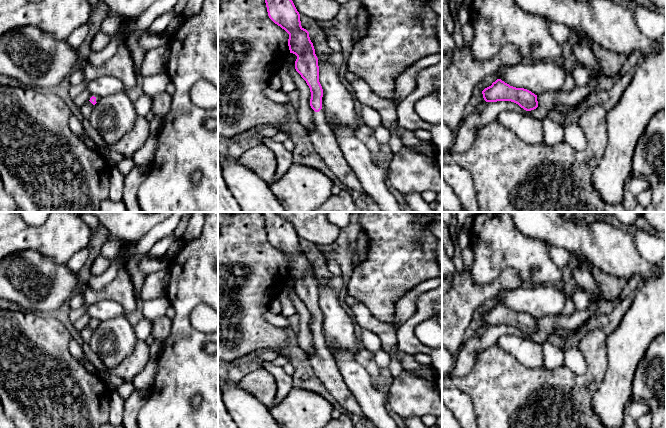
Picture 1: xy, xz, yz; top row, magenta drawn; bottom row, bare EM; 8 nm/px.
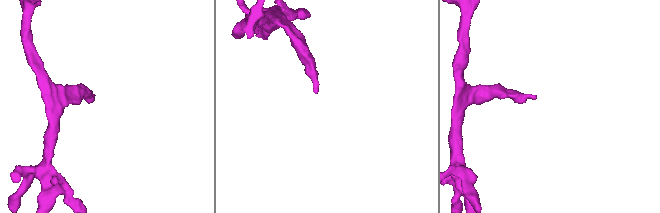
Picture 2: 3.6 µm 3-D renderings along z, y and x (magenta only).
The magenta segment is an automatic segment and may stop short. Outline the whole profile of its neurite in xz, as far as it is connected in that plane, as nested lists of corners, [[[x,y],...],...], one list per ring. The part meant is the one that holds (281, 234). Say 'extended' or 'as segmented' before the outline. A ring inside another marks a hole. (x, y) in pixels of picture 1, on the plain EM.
extended; [[[275,212],[261,213],[265,217],[265,227],[268,240],[275,248],[280,250],[289,258],[288,270],[290,277],[293,277],[297,280],[297,283],[295,285],[295,293],[306,305],[307,309],[310,312],[310,330],[315,335],[315,338],[313,341],[314,351],[309,358],[316,377],[322,382],[324,387],[333,396],[337,406],[341,410],[345,410],[351,414],[364,418],[365,416],[363,415],[360,404],[346,385],[341,373],[336,366],[335,359],[329,348],[326,346],[325,340],[321,334],[323,313],[319,306],[318,282],[315,278],[313,267],[310,264],[309,256],[301,250],[299,236],[297,235],[293,225],[288,220],[282,218],[280,215],[276,214]]]

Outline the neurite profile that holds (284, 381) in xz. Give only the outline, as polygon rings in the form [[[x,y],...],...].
[[[264,362],[265,370],[270,372],[277,382],[277,392],[274,400],[274,405],[279,404],[293,388],[292,376],[288,375],[283,367],[273,365],[271,362]]]

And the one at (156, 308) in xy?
[[[167,297],[157,298],[144,302],[142,306],[142,313],[144,318],[151,321],[161,318],[166,315],[166,310],[170,306],[170,302]]]

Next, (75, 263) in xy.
[[[85,247],[70,258],[66,265],[72,272],[78,273],[87,262],[88,256],[89,251],[88,248]]]

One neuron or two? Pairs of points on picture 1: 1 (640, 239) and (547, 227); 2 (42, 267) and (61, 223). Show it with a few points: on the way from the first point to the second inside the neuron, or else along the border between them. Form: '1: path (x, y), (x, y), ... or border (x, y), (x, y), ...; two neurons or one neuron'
1: border (632, 236), (637, 252), (644, 259); two neurons
2: border (23, 251), (36, 250), (56, 263), (65, 264); two neurons

